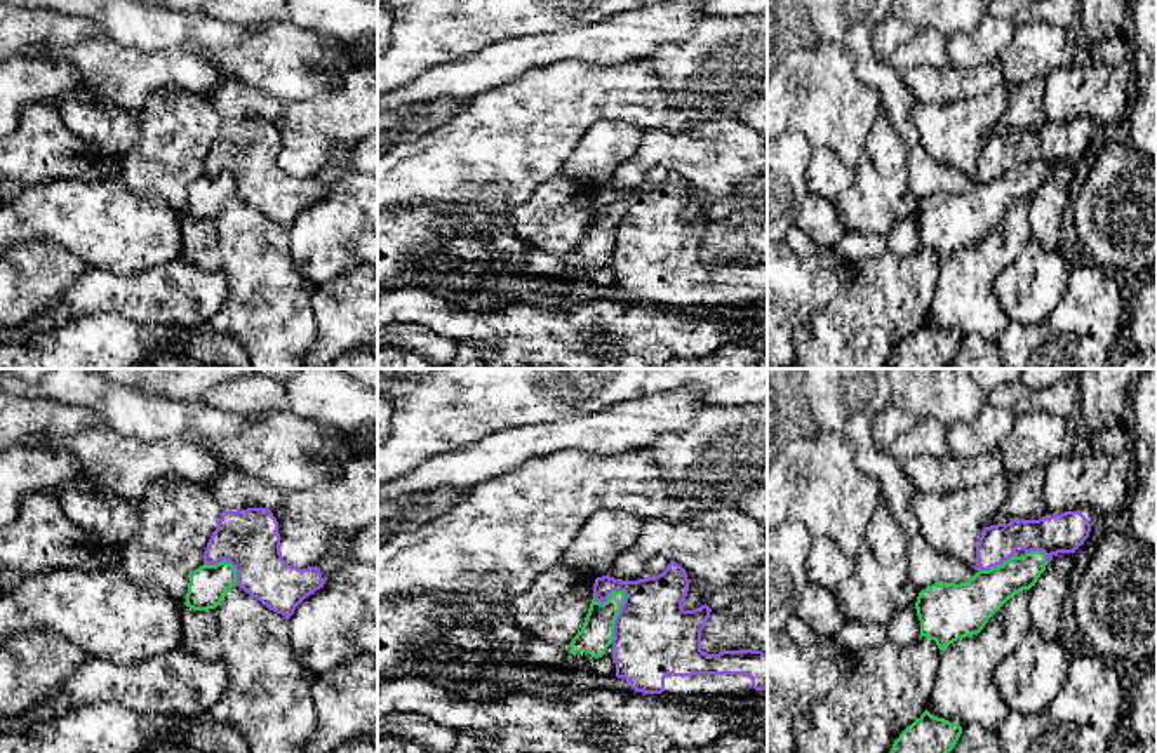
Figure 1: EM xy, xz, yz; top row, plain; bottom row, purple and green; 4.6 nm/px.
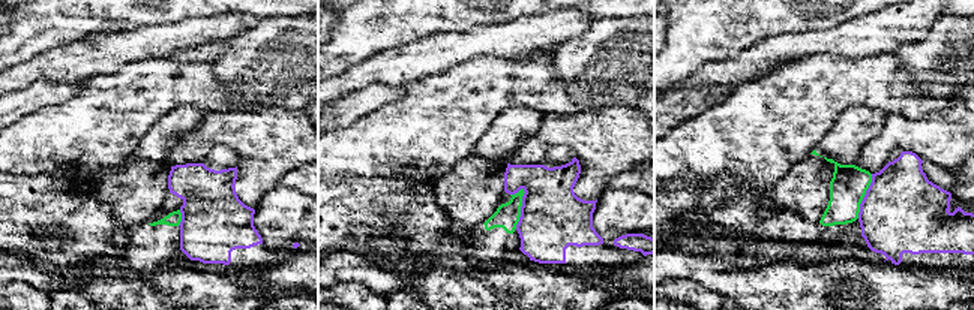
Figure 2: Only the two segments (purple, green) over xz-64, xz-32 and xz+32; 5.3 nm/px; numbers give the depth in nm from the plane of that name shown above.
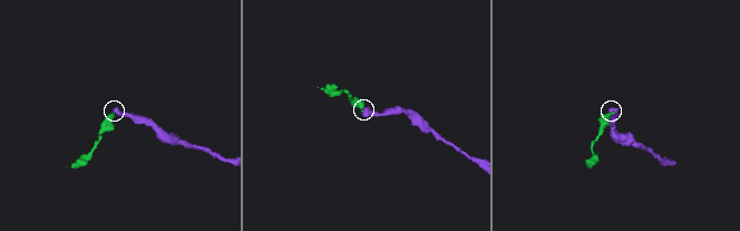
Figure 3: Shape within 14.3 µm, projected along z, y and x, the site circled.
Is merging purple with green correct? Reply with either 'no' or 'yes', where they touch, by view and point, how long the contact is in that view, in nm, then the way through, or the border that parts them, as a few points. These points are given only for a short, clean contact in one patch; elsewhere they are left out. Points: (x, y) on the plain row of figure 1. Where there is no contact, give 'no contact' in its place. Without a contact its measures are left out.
no; contact xz (618, 226); length 260 nm; border xz (623, 200), (625, 211), (615, 232), (611, 253)

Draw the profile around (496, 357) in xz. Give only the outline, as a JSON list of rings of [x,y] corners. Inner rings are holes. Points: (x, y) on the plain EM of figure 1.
[[[411,285],[378,290],[378,329],[393,323],[425,325],[458,343],[478,341],[491,369],[663,369],[672,360],[698,360],[766,332],[724,317],[668,313],[654,304],[619,299],[543,308],[505,294],[442,294]]]

